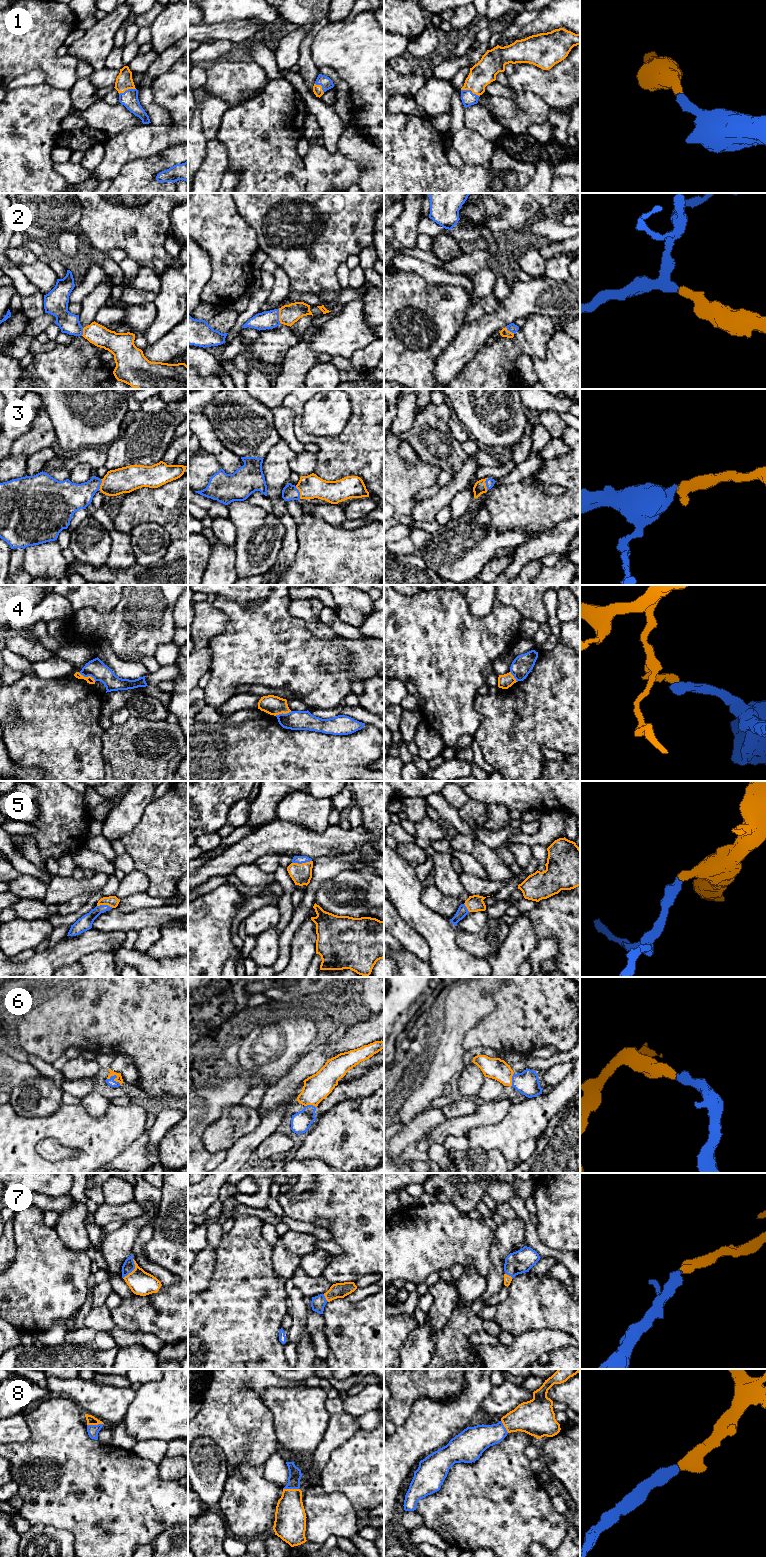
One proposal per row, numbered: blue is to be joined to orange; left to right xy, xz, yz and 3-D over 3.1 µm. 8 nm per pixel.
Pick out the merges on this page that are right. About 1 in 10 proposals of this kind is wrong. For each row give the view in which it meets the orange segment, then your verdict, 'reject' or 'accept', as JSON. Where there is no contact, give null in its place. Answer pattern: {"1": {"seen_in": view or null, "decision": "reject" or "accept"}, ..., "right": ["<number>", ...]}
{"1": {"seen_in": "yz", "decision": "accept"}, "2": {"seen_in": "xz", "decision": "accept"}, "3": {"seen_in": "yz", "decision": "accept"}, "4": {"seen_in": "xy", "decision": "reject"}, "5": {"seen_in": "xz", "decision": "accept"}, "6": {"seen_in": "xy", "decision": "accept"}, "7": {"seen_in": "xy", "decision": "accept"}, "8": {"seen_in": "xy", "decision": "accept"}, "right": ["1", "2", "3", "5", "6", "7", "8"]}

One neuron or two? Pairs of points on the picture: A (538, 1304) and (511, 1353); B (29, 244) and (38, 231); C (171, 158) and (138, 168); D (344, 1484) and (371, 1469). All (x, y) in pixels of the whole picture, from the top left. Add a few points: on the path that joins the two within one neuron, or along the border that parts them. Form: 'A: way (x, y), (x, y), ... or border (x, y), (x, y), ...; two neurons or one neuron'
A: border (546, 1328), (527, 1330), (515, 1337); two neurons
B: border (26, 236), (41, 242); two neurons
C: way (163, 161), (146, 168); one neuron
D: way (351, 1477), (359, 1469), (364, 1469); one neuron

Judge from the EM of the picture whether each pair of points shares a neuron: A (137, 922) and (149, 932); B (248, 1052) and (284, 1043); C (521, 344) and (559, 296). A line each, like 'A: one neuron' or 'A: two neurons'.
A: two neurons
B: one neuron
C: two neurons

